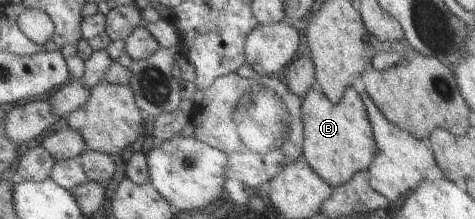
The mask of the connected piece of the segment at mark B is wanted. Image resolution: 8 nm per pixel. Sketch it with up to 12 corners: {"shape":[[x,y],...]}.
{"shape":[[349,86],[333,104],[302,97],[301,158],[331,188],[376,153]]}

